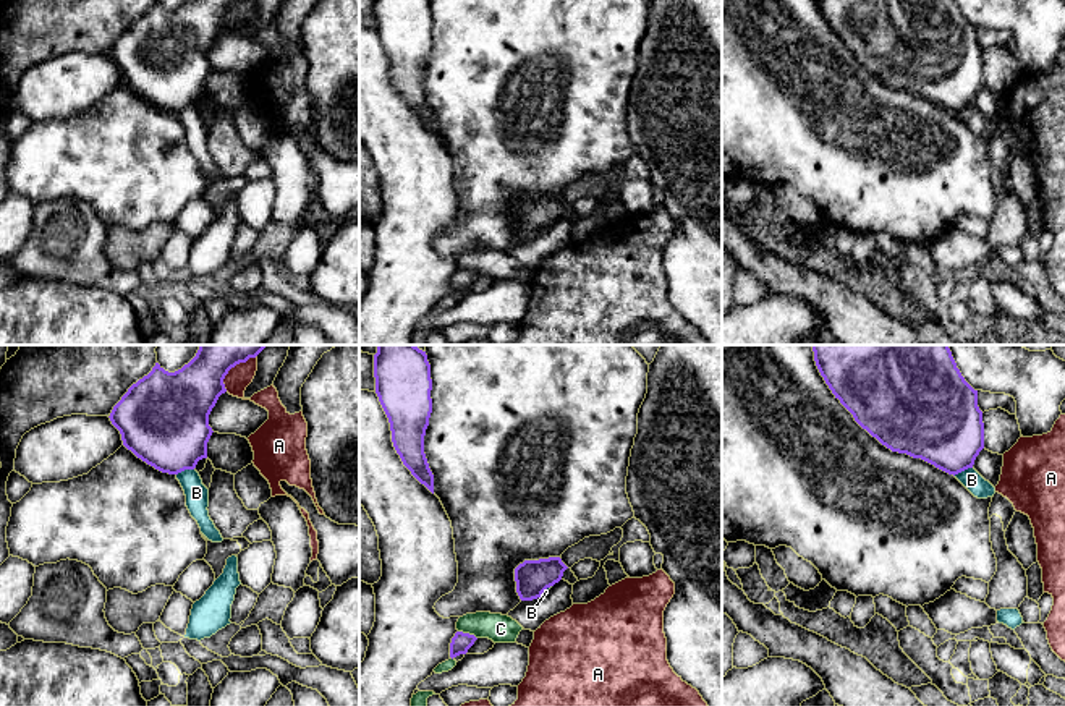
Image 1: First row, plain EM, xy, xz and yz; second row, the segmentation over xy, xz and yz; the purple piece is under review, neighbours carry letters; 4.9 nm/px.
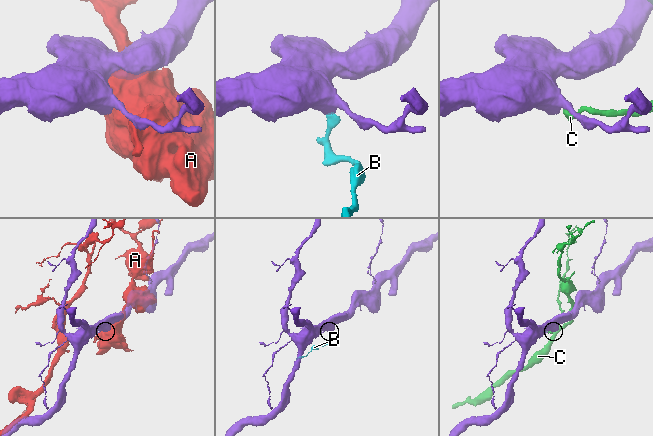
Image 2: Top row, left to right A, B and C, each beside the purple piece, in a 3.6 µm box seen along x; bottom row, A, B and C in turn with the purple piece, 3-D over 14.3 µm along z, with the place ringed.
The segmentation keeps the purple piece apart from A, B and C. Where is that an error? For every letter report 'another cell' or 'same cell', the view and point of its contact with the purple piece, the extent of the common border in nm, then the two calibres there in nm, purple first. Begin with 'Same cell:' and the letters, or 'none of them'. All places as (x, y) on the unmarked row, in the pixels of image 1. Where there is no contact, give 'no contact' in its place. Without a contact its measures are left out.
Same cell: none of them
A: another cell; contact xy (225, 12); length 160 nm; calibres 300 and 120 nm
B: another cell; contact yz (962, 107); length 100 nm; calibres 400 and 100 nm
C: another cell; contact xz (468, 271); length 100 nm; calibres 100 and 140 nm

